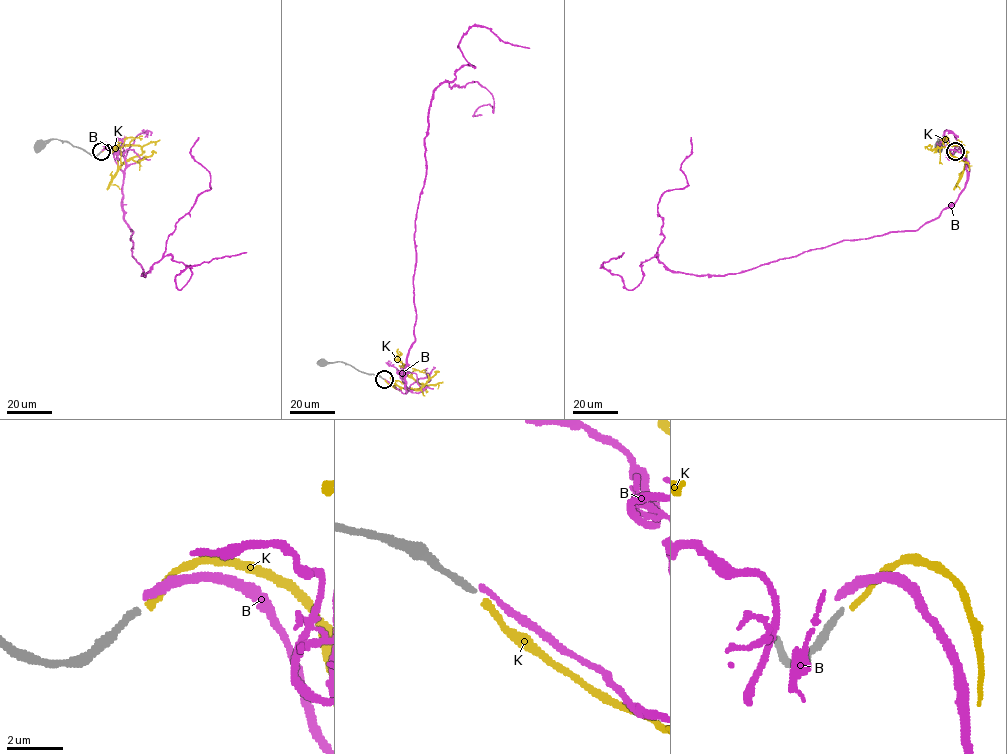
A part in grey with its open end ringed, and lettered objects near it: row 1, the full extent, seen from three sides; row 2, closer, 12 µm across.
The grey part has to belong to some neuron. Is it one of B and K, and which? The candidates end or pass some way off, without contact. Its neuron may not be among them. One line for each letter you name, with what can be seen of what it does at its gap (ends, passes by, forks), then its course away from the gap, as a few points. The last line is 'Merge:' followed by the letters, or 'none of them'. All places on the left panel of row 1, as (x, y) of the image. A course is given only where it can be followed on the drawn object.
Merge: none of them

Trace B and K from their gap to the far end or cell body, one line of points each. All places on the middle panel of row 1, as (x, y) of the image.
B: (384, 379), (406, 393), (433, 91), (474, 66), (458, 44), (472, 26), (529, 48)
K: (385, 380), (400, 390), (425, 389), (407, 374), (398, 359), (398, 348)

